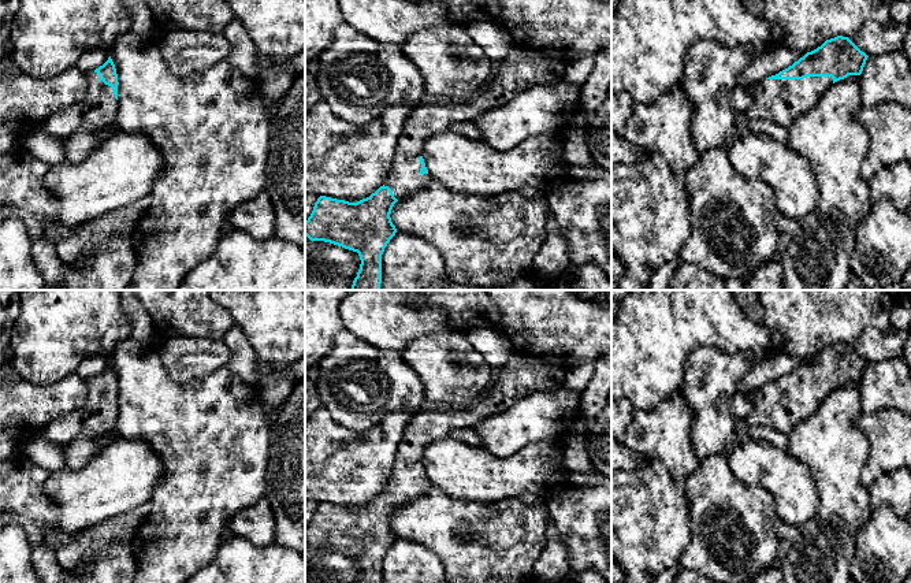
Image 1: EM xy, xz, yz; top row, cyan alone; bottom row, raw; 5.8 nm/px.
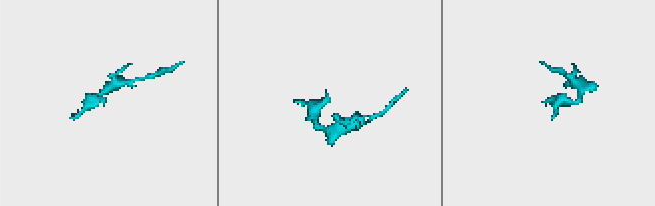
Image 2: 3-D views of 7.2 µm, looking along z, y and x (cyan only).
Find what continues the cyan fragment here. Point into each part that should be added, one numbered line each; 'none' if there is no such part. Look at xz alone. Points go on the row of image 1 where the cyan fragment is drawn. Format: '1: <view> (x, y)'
1: xz (523, 69)

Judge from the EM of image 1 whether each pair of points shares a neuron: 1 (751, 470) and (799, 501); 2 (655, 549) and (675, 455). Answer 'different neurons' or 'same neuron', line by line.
1: same neuron
2: same neuron

